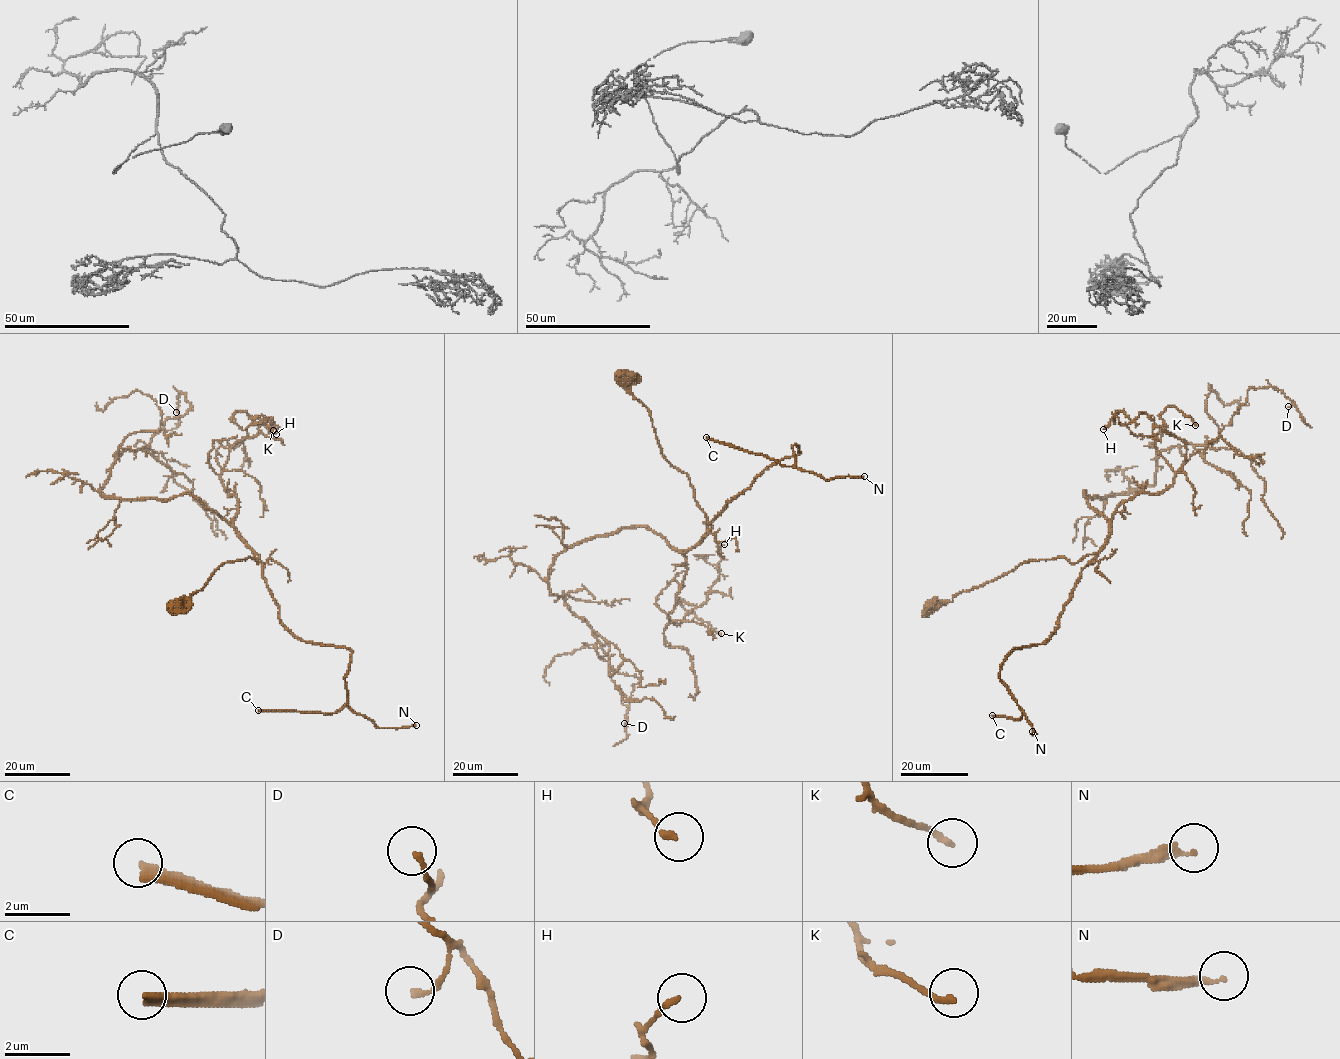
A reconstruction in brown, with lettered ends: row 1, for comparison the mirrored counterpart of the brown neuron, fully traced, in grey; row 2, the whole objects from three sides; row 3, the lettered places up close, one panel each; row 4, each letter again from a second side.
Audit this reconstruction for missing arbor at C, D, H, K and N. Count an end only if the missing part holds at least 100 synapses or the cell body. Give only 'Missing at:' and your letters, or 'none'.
Missing at: C, N

